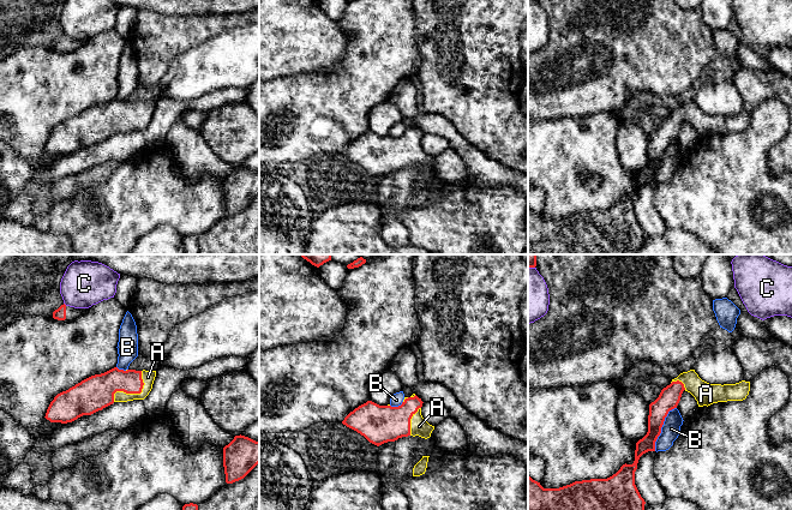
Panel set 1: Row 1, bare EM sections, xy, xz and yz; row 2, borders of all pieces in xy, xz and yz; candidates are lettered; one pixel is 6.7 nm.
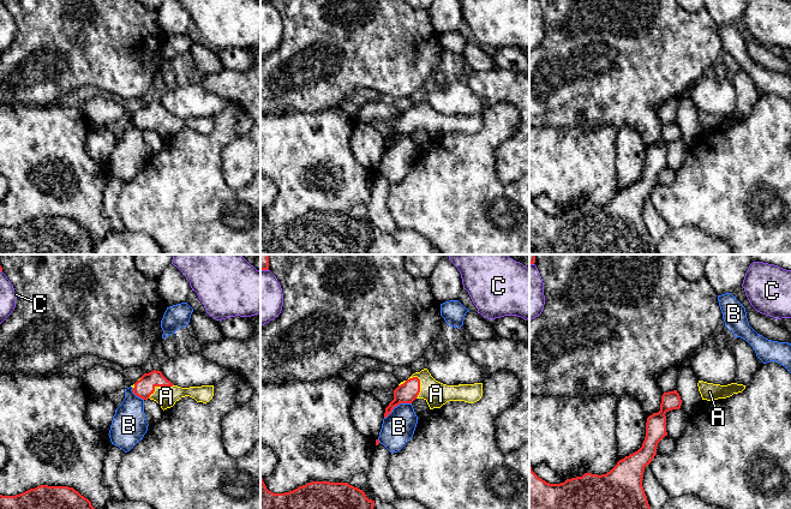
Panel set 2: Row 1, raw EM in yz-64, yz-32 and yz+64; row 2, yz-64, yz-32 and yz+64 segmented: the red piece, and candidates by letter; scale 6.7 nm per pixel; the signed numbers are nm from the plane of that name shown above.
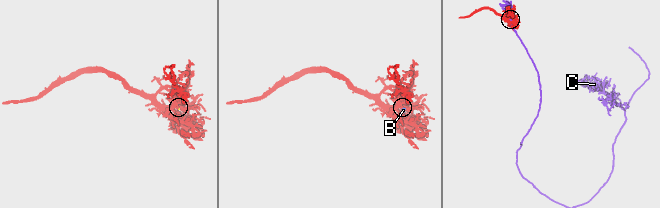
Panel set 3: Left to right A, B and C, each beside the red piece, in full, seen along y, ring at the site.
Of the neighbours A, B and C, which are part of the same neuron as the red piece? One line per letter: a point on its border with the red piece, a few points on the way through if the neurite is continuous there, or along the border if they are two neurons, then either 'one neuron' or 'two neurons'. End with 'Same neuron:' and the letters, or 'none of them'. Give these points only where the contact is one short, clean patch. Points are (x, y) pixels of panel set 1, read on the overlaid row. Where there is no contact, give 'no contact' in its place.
A: xy (133, 392) | one neuron
B: yz (661, 426) | two neurons
C: yz (532, 266) | two neurons
Same neuron: A

